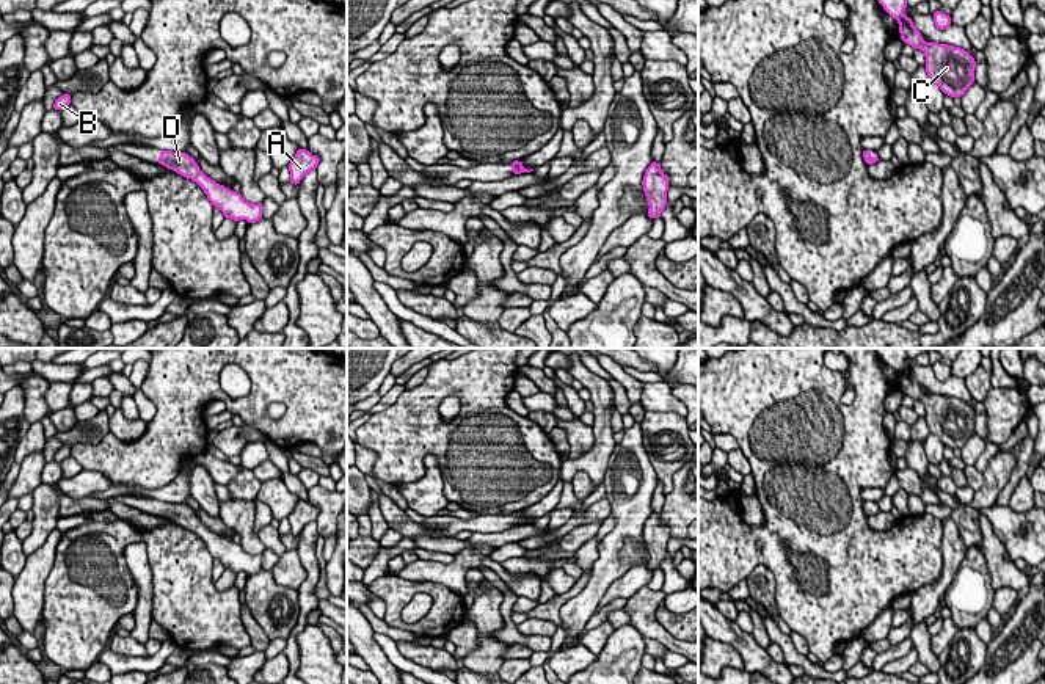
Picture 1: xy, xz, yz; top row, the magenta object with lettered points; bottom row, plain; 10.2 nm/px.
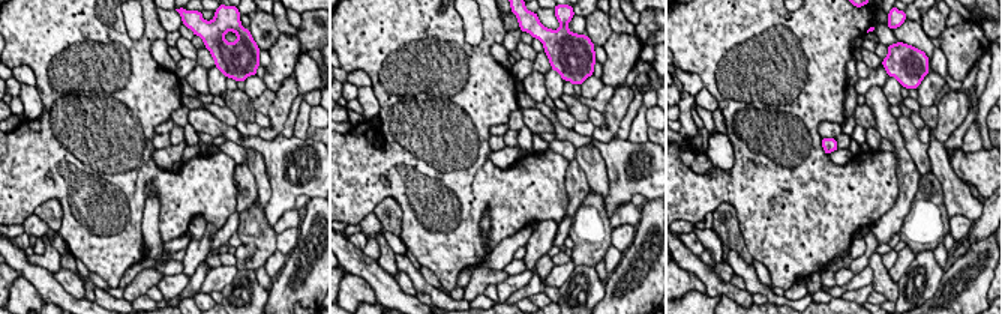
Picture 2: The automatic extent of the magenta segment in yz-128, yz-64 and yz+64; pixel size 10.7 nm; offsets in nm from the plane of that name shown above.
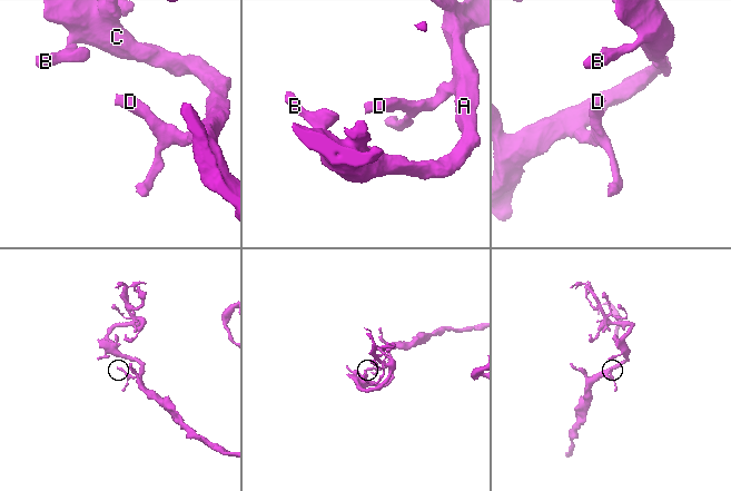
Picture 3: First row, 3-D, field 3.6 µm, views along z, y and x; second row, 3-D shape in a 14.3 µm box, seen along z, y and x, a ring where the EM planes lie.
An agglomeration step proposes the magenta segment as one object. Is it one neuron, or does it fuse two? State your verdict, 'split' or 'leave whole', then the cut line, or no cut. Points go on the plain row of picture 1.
leave whole | no cut

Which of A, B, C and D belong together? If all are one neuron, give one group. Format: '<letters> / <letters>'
A B C D

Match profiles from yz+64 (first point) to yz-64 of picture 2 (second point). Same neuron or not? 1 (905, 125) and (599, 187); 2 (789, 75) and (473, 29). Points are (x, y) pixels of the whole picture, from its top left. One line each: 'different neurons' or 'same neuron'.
1: same neuron
2: different neurons

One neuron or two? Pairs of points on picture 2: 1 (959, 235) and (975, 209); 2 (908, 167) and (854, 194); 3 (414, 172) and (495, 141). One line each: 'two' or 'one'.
1: two
2: two
3: two

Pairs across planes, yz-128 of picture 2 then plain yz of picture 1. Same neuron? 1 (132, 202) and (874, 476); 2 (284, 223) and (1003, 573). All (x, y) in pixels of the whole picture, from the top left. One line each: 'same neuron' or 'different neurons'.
1: same neuron
2: same neuron

